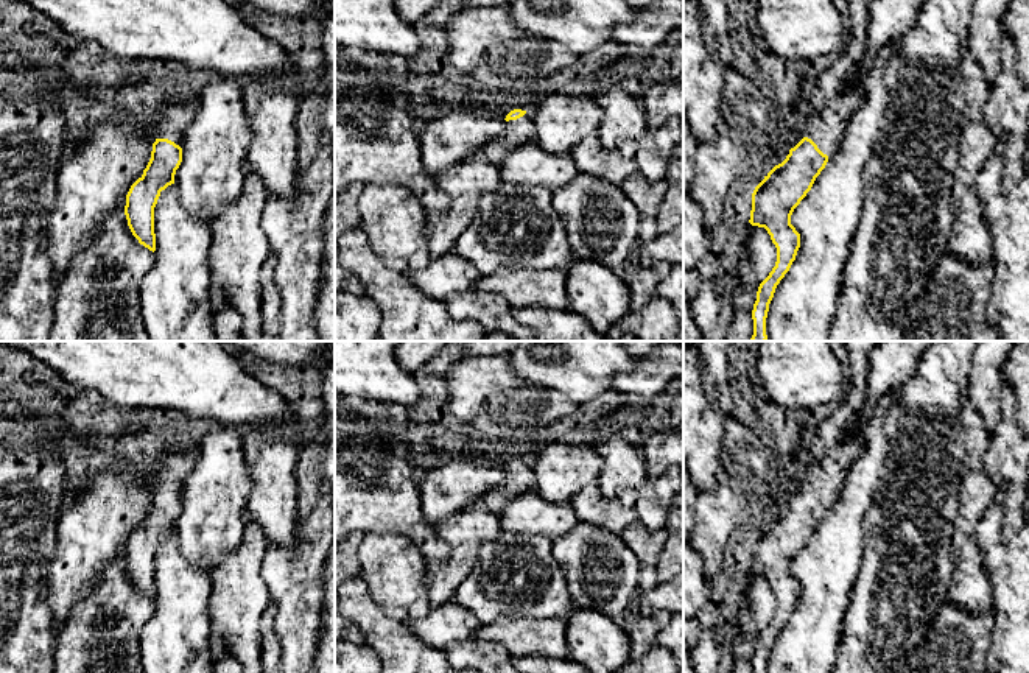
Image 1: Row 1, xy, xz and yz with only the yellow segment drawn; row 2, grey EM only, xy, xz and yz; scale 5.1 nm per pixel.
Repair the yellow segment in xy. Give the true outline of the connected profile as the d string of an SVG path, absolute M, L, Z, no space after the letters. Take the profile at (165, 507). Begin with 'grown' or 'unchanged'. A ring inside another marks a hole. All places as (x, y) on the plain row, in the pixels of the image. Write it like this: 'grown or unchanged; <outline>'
grown; M171 453L153 492L151 508L143 523L126 544L125 564L132 584L149 600L156 600L154 556L160 541L174 533L174 523L182 511L185 478L198 458L193 453Z

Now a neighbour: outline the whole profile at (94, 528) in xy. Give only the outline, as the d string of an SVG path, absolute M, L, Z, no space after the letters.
M131 466L107 467L75 499L68 499L58 519L58 541L48 567L47 601L53 612L56 632L67 623L76 603L87 598L100 583L101 572L126 555L131 534L146 517L156 483Z

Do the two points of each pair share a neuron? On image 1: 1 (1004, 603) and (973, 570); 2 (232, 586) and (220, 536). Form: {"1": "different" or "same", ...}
{"1": "different", "2": "different"}

